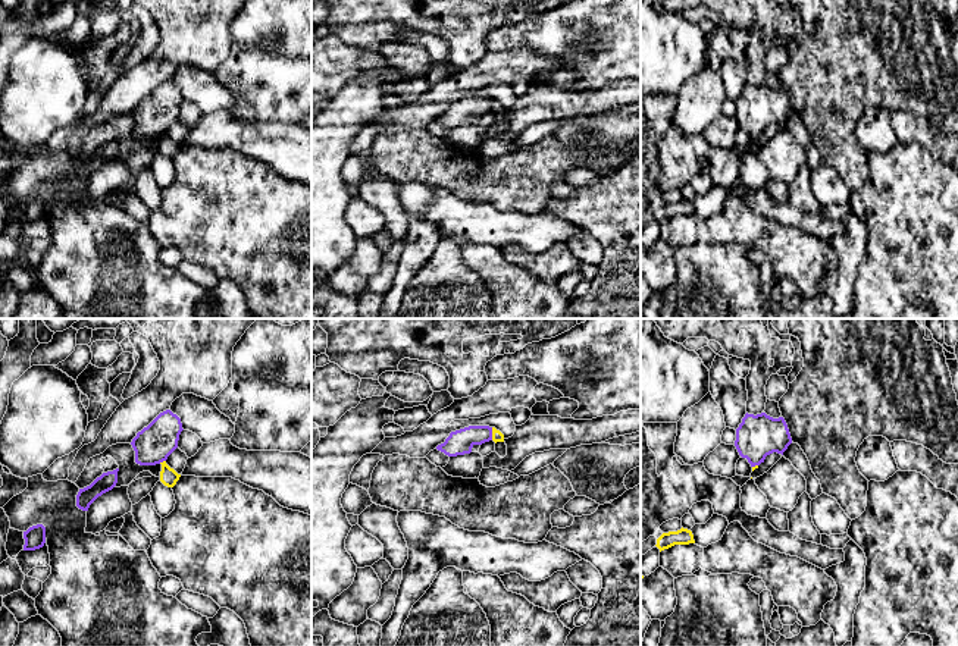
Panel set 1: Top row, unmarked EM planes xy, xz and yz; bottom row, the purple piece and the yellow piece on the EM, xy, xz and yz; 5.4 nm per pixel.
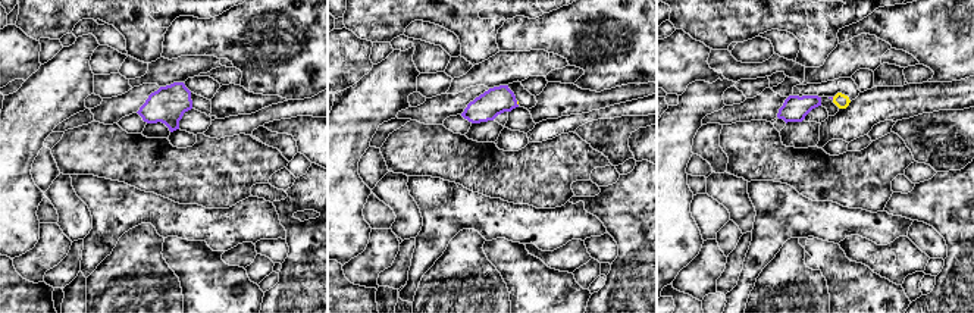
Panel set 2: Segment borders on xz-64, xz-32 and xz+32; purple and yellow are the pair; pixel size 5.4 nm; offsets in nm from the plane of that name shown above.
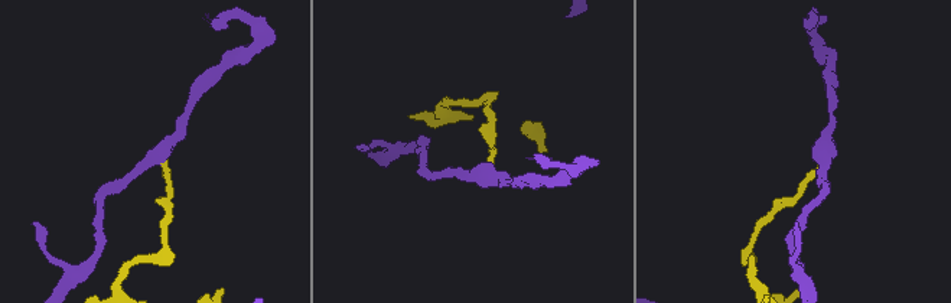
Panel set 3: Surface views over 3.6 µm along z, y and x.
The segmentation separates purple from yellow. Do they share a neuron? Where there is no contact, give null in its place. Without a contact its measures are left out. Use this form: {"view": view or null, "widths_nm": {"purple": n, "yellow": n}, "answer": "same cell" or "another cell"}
{"view": "xz", "widths_nm": {"purple": 140, "yellow": 60}, "answer": "another cell"}

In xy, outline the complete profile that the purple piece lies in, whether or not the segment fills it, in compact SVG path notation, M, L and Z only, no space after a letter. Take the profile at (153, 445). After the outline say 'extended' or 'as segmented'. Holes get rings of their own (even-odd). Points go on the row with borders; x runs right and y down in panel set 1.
M170 410L160 413L132 439L135 462L140 465L156 465L166 461L178 448L182 430L181 418L176 414Z; as segmented

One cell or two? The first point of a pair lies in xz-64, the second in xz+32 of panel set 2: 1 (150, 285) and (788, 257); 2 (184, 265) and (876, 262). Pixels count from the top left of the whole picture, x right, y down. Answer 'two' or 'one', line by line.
1: one
2: two

